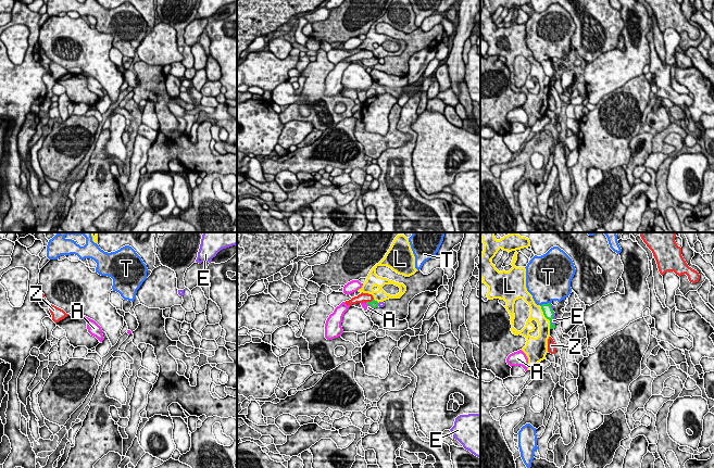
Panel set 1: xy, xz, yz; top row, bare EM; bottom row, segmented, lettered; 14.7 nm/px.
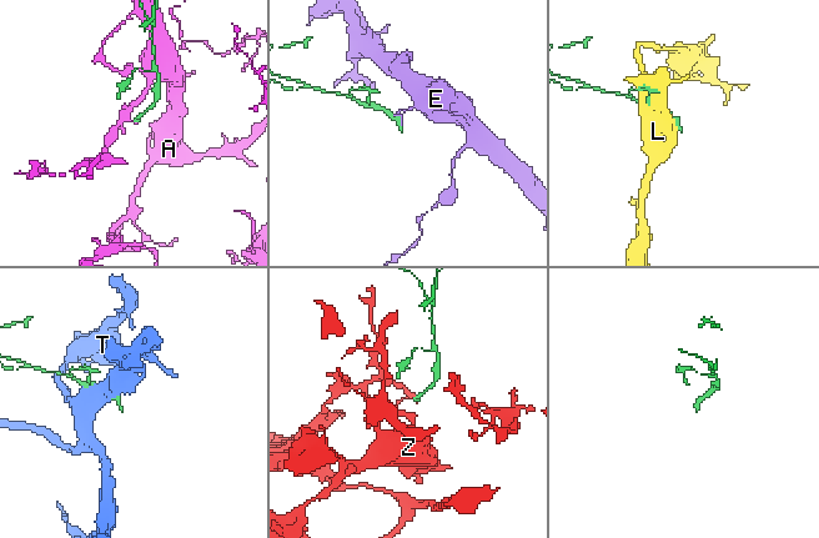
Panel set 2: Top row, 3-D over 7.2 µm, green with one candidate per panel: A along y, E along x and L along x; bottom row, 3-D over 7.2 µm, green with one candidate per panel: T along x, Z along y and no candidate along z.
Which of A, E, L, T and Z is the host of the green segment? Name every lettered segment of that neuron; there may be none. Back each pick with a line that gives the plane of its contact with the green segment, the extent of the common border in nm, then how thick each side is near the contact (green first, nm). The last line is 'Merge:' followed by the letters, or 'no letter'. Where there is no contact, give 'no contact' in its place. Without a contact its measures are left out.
A: xz | 150 nm | 120/90 nm
Merge: A

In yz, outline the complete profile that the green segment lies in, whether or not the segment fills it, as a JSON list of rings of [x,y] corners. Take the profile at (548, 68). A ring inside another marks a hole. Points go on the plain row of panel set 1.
[[[550,60],[542,61],[541,66],[543,68],[544,74],[550,77],[550,86],[554,86],[555,81],[552,79],[554,69],[553,69],[553,66],[551,64],[551,61]]]

